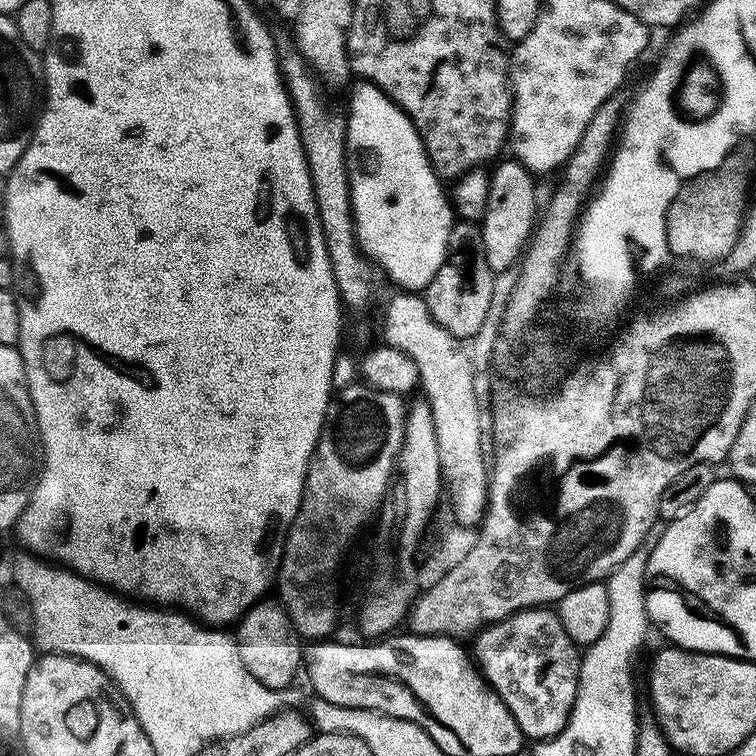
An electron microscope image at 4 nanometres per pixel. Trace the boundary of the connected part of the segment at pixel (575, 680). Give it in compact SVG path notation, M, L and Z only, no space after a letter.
M548 606L527 608L501 624L487 625L474 643L475 663L502 702L506 702L525 737L543 742L562 735L578 698L582 652L566 634L559 611Z

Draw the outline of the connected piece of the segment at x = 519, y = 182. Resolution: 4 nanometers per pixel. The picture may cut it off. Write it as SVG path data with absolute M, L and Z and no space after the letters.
M508 158L495 165L496 173L491 173L490 202L486 206L486 214L482 221L484 230L484 245L486 246L486 262L490 262L490 270L497 274L508 272L512 267L523 261L524 253L528 251L528 245L532 243L532 234L536 231L538 223L538 208L536 212L536 183L537 177L522 166L515 158Z

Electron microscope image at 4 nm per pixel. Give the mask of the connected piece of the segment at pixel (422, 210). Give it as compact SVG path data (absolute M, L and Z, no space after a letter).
M360 82L357 85L356 93L352 96L352 112L350 111L348 116L348 175L352 177L352 213L356 219L356 238L360 241L360 250L365 257L371 260L381 273L388 272L389 278L400 287L397 289L408 294L424 294L427 293L430 282L434 282L438 270L442 270L442 266L448 261L450 234L454 223L454 205L449 193L447 191L444 193L445 185L432 167L432 159L429 158L420 137L420 131L413 126L412 119L378 85L367 82Z

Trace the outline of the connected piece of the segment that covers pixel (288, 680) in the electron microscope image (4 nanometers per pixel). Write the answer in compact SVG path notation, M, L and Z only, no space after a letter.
M261 602L255 604L252 609L245 614L244 619L239 621L238 629L235 633L236 643L240 645L240 653L242 654L242 662L246 662L246 668L250 670L250 674L254 674L254 678L258 678L258 682L262 682L262 686L266 686L271 692L282 692L291 689L291 684L296 679L301 679L302 669L304 668L304 657L306 655L305 645L302 643L302 637L297 632L296 627L292 624L292 617L279 603Z

